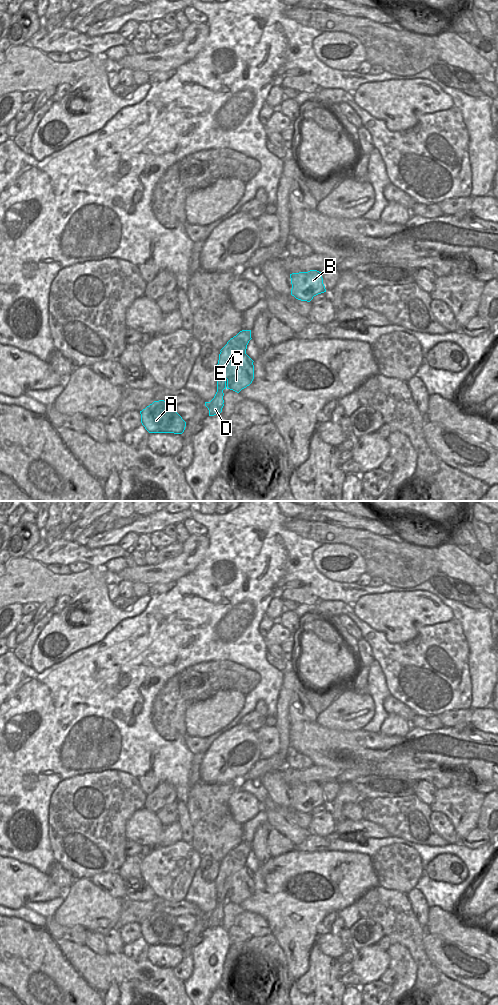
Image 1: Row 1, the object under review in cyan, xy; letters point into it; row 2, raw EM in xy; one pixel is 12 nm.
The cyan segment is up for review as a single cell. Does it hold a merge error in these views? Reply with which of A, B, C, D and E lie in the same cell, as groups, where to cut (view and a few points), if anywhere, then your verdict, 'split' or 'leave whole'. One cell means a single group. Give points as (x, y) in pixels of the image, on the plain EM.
A B D E / C; cut in xy along (245, 865), (239, 870), (230, 873), (225, 890); split

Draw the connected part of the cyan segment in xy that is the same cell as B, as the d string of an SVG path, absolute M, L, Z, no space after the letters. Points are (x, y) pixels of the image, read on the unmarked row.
M317 782L290 786L291 807L301 813L310 814L314 808L326 804L322 785Z

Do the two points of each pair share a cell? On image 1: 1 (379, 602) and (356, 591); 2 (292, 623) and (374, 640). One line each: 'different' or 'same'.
1: different
2: different

